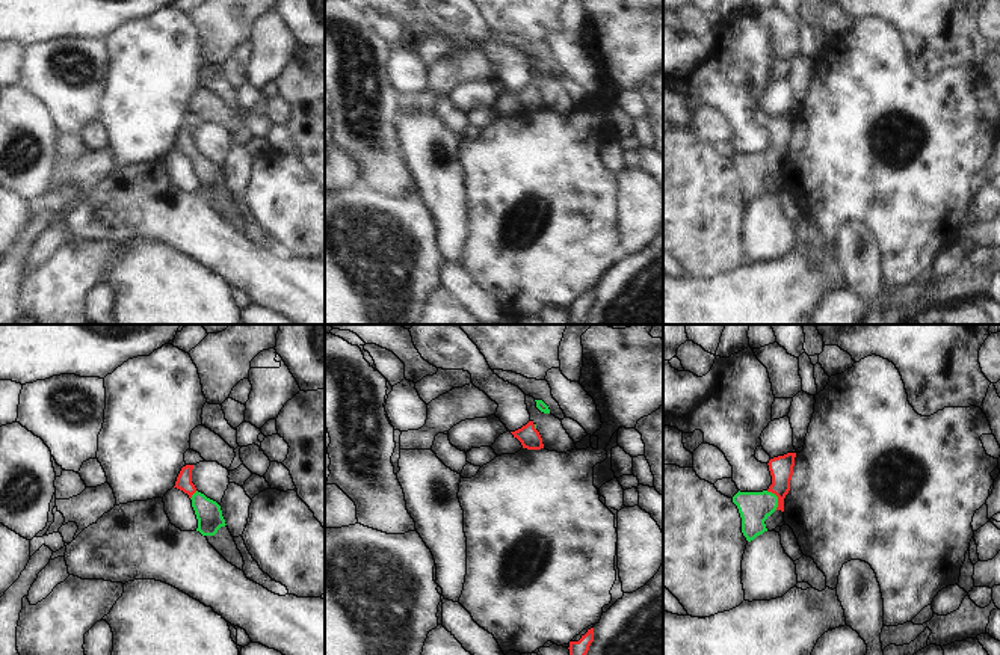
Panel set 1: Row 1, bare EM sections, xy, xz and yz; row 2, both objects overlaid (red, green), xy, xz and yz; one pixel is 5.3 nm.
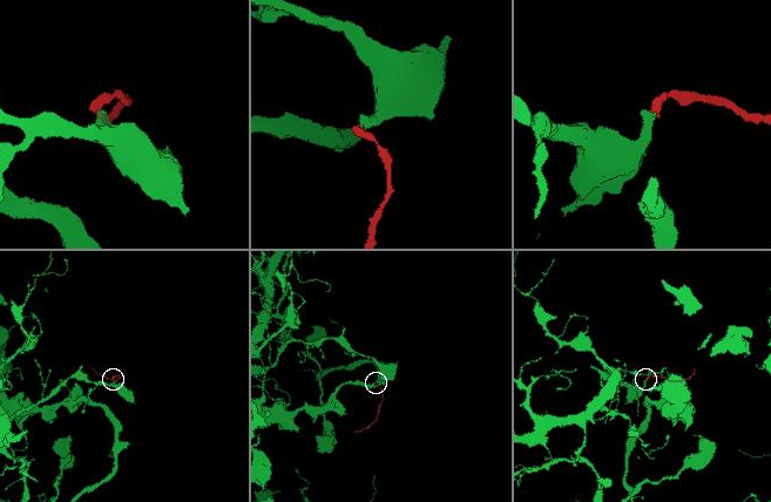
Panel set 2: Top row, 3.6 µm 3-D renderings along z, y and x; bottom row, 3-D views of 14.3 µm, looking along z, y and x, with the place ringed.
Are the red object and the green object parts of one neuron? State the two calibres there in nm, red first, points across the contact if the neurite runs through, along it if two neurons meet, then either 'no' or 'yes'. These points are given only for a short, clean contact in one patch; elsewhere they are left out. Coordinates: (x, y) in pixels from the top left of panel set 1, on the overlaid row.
calibres 130 and 170 nm; way yz (781, 468), (778, 498), (754, 507); yes

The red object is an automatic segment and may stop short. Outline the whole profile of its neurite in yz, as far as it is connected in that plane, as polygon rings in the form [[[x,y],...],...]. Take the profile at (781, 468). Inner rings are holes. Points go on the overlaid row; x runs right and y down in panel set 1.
[[[796,453],[769,460],[772,484],[763,492],[737,492],[733,503],[742,518],[742,533],[748,542],[767,531],[764,521],[775,512],[784,512],[784,498],[790,490]]]

